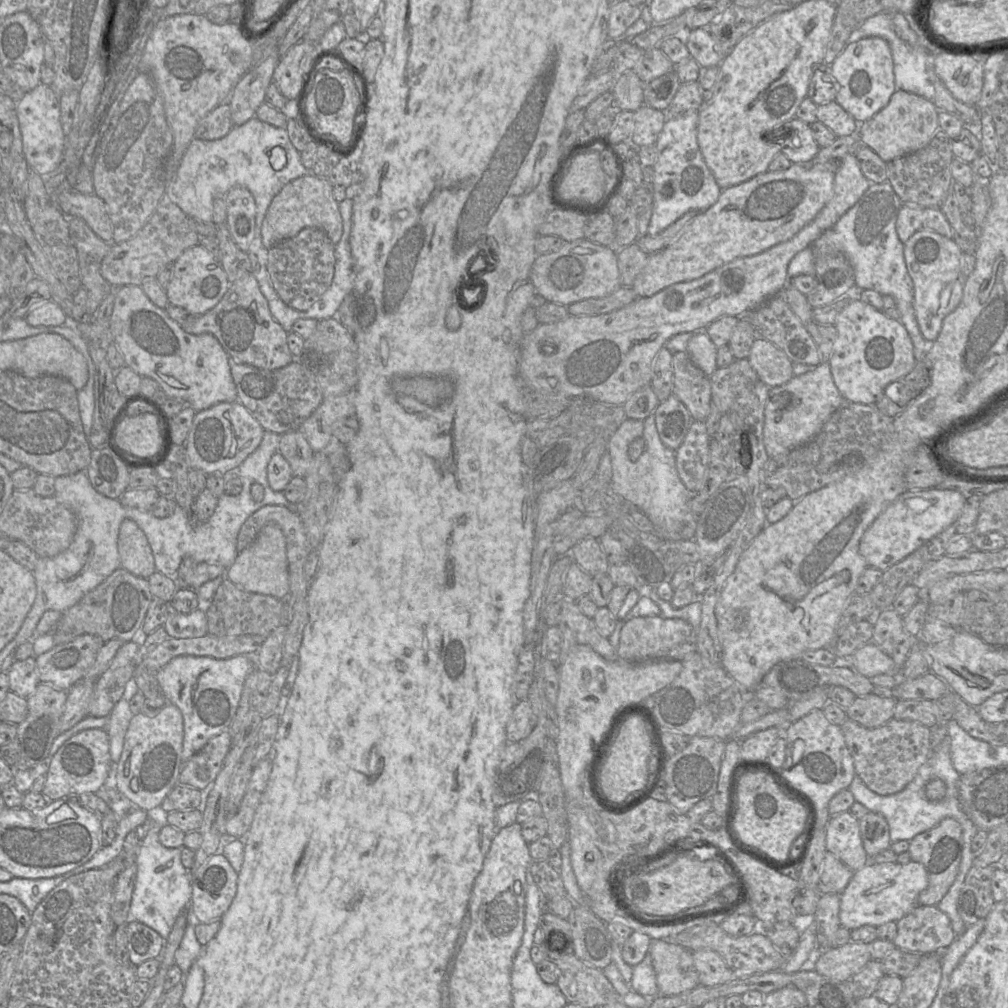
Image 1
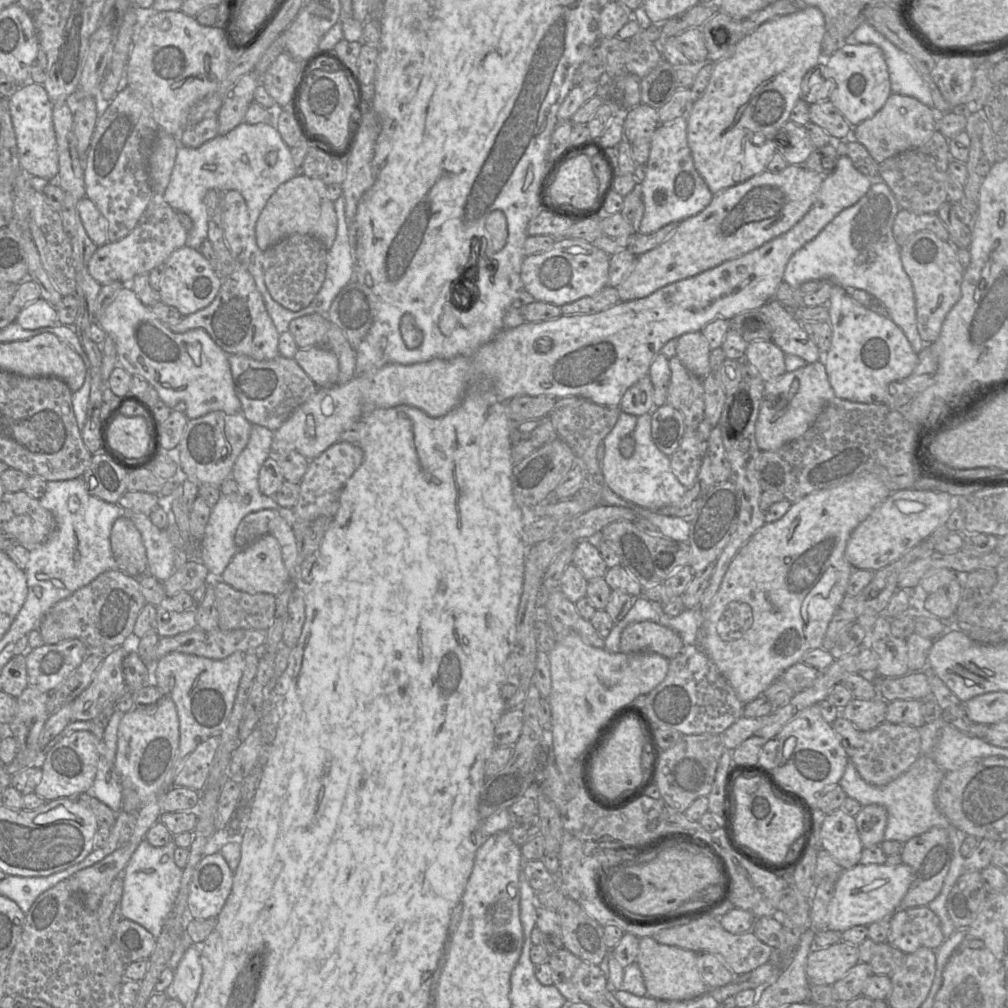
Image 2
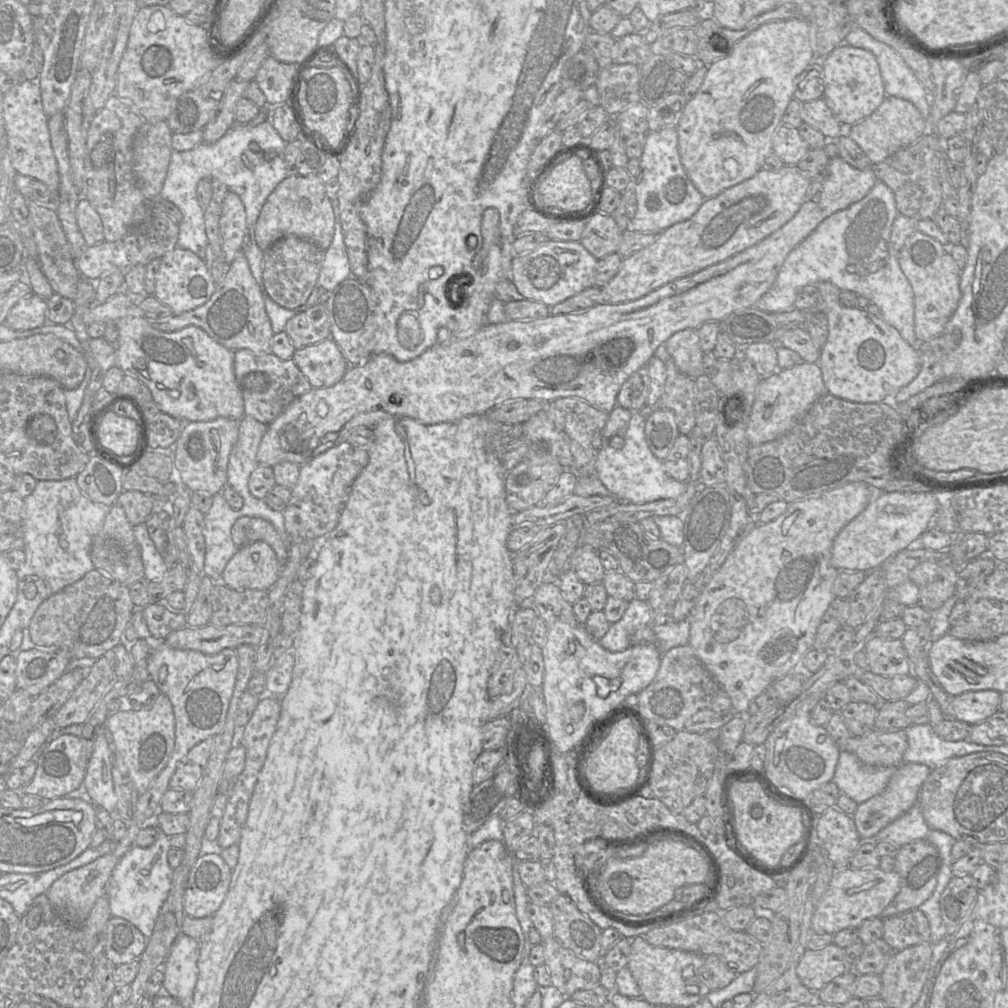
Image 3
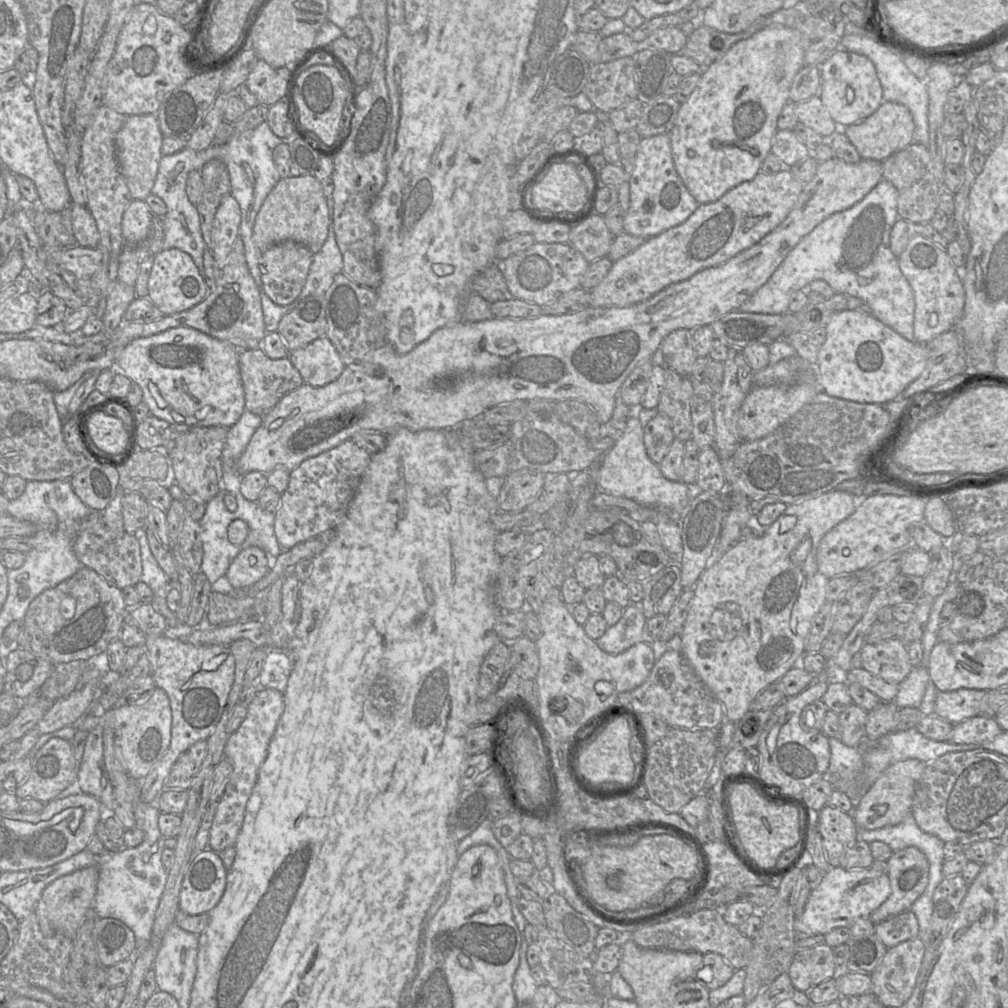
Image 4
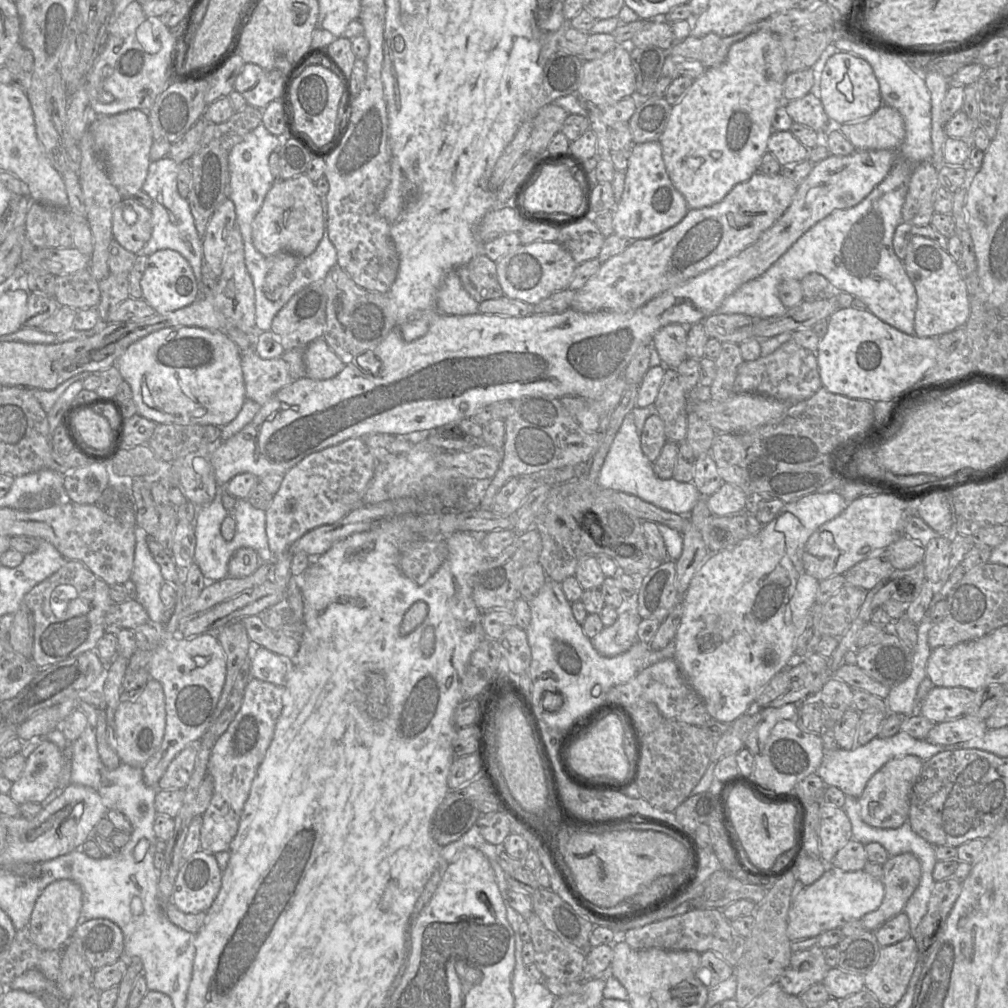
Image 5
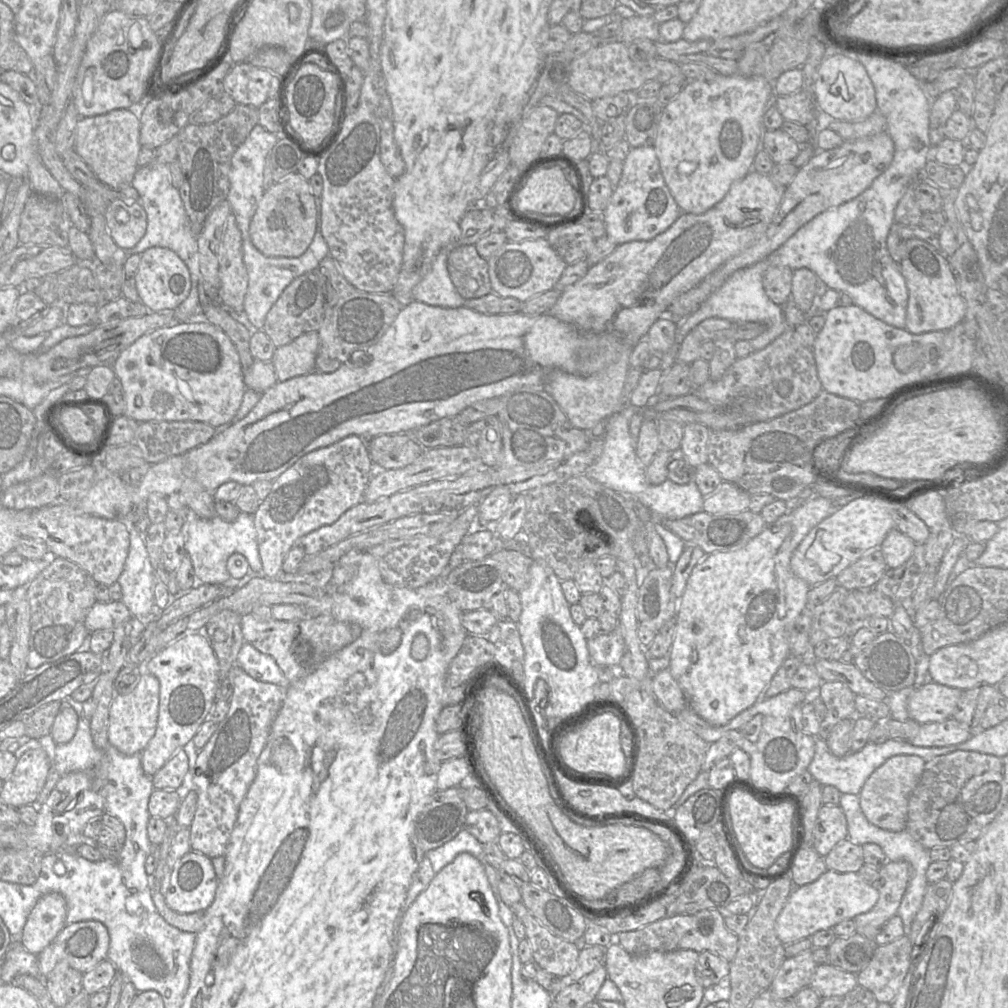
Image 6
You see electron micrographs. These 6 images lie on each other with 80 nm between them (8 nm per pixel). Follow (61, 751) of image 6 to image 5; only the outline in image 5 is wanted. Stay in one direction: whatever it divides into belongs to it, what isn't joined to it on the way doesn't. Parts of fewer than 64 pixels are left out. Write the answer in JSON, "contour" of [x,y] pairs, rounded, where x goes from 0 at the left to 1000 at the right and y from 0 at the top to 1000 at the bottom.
{"contour":[[[77,696],[77,702],[86,712],[81,728],[70,737],[70,777],[97,784],[100,780],[101,762],[95,735],[96,703],[84,696]]]}

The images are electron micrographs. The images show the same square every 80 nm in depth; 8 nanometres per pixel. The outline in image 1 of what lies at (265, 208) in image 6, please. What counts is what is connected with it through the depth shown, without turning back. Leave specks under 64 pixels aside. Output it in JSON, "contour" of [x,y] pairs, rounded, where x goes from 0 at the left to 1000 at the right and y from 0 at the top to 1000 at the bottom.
{"contour":[[[306,173],[285,182],[271,196],[259,224],[260,241],[264,247],[294,234],[302,226],[320,228],[333,243],[340,231],[336,200],[330,194],[330,185],[324,176]]]}

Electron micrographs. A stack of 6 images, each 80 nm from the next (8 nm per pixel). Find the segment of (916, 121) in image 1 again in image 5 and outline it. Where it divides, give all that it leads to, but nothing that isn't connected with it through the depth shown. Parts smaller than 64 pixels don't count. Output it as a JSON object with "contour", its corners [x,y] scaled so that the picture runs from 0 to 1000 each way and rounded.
{"contour":[[[875,103],[861,118],[838,122],[832,130],[848,149],[890,149],[898,138],[899,130],[894,113]]]}

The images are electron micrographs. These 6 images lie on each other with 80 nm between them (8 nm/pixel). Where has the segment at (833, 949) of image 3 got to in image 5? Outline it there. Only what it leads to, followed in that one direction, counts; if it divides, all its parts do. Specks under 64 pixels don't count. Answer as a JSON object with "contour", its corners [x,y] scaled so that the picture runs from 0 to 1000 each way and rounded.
{"contour":[[[809,938],[786,946],[783,957],[771,972],[780,985],[793,988],[804,978],[815,975],[823,961],[816,941]]]}

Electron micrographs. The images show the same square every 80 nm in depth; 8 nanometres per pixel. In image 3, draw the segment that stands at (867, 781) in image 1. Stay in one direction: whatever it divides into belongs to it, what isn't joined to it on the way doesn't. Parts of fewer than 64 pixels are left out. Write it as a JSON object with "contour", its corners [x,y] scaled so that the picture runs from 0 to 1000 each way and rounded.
{"contour":[[[827,706],[817,721],[833,744],[848,748],[860,759],[893,760],[896,757],[896,748],[901,741],[897,723],[866,723],[848,730],[841,724],[832,706]]]}

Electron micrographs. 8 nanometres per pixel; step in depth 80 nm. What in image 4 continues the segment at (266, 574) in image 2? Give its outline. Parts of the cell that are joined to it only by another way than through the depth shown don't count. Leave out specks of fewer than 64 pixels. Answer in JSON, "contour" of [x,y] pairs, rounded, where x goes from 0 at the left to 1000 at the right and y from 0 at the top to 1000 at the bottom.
{"contour":[[[256,542],[240,545],[227,560],[223,574],[234,584],[244,584],[257,576],[268,564],[269,554]]]}

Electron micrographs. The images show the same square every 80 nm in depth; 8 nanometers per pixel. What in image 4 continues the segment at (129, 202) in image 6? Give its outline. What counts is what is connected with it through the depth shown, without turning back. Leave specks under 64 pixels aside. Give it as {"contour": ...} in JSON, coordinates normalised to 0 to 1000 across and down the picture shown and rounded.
{"contour":[[[131,197],[121,215],[121,234],[125,243],[136,243],[147,234],[152,213],[144,199]]]}

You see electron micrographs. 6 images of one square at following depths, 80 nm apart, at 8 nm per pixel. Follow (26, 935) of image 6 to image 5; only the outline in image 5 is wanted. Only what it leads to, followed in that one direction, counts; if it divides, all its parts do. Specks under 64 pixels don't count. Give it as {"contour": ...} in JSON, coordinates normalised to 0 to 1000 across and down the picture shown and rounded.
{"contour":[[[62,872],[62,873],[55,874],[55,875],[51,876],[50,878],[48,878],[43,883],[43,885],[40,887],[38,892],[36,893],[35,899],[34,899],[33,904],[30,909],[30,914],[29,914],[28,920],[30,923],[30,929],[31,929],[32,935],[42,942],[63,942],[66,938],[66,937],[69,935],[72,925],[75,922],[75,920],[77,919],[77,917],[80,914],[87,914],[87,913],[81,913],[81,898],[82,898],[82,884],[81,884],[79,878],[77,878],[73,874],[68,873],[68,872]]]}

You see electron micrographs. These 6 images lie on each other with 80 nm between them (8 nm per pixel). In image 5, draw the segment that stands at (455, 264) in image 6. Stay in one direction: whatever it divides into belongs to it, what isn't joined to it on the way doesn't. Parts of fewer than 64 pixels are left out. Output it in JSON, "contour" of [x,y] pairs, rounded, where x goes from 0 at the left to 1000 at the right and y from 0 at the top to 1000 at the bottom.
{"contour":[[[475,252],[452,267],[461,288],[474,300],[500,294],[494,279],[492,260]]]}

